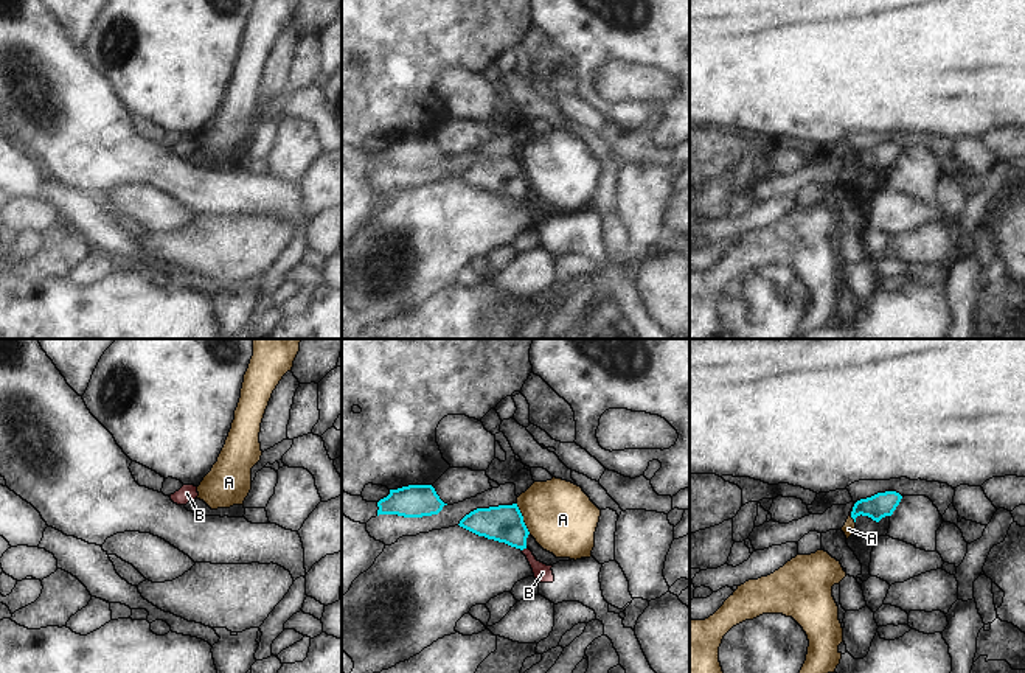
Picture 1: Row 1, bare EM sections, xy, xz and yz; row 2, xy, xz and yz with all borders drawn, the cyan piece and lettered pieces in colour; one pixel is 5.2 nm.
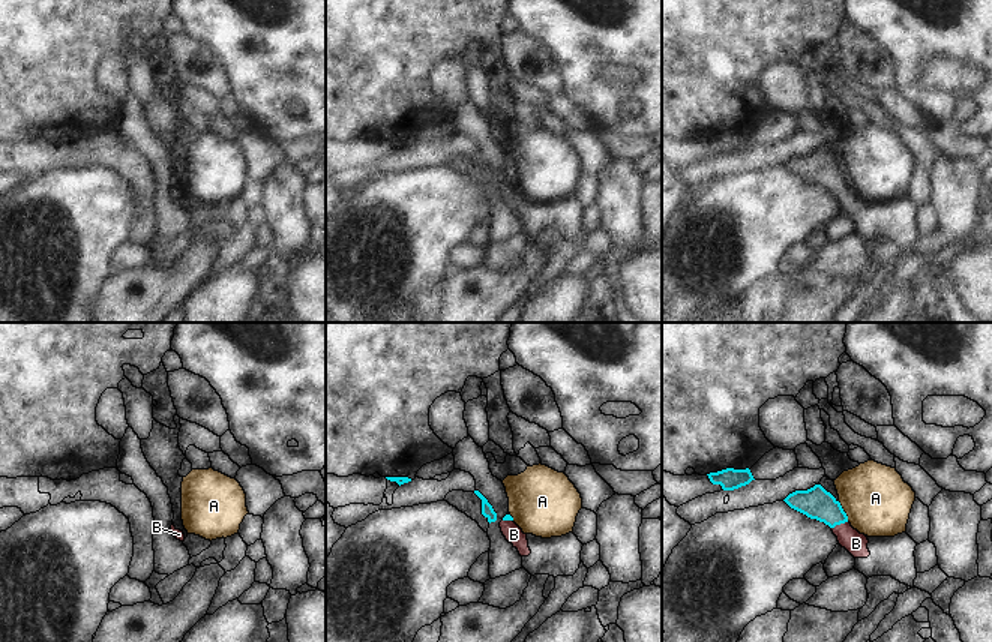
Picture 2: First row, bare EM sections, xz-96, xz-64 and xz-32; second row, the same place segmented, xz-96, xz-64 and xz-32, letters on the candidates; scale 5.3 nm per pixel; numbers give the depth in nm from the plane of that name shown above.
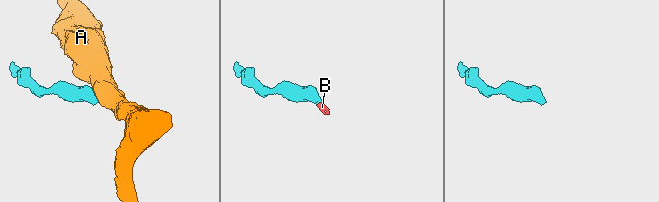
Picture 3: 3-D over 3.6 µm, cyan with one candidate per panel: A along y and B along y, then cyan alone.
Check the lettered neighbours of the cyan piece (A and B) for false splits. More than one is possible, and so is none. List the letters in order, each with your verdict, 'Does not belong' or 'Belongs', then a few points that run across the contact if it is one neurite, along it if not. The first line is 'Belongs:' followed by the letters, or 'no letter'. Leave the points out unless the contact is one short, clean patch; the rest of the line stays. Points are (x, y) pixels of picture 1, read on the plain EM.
Belongs: B
A: Does not belong. Line: xz (516, 156), (530, 185)
B: Belongs. Line: xz (505, 176), (524, 199), (542, 224)

